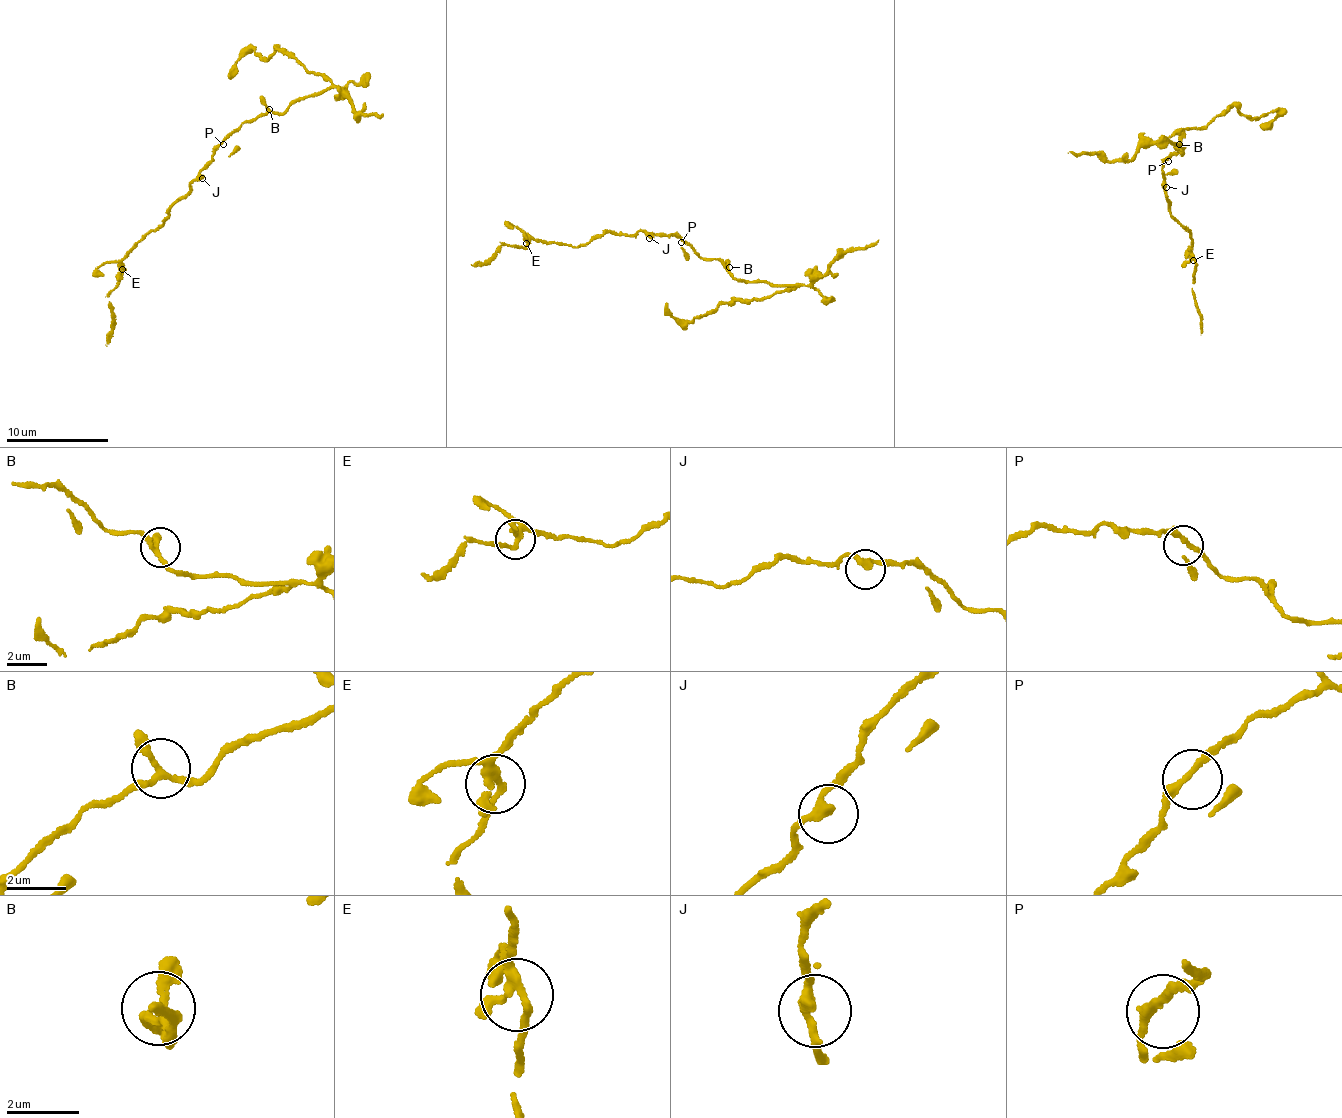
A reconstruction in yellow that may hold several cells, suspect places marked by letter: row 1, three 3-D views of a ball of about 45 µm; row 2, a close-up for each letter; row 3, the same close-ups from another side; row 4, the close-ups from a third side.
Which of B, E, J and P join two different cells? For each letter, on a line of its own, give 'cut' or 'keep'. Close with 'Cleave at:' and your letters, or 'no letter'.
B: keep
E: keep
J: keep
P: keep
Cleave at: no letter

